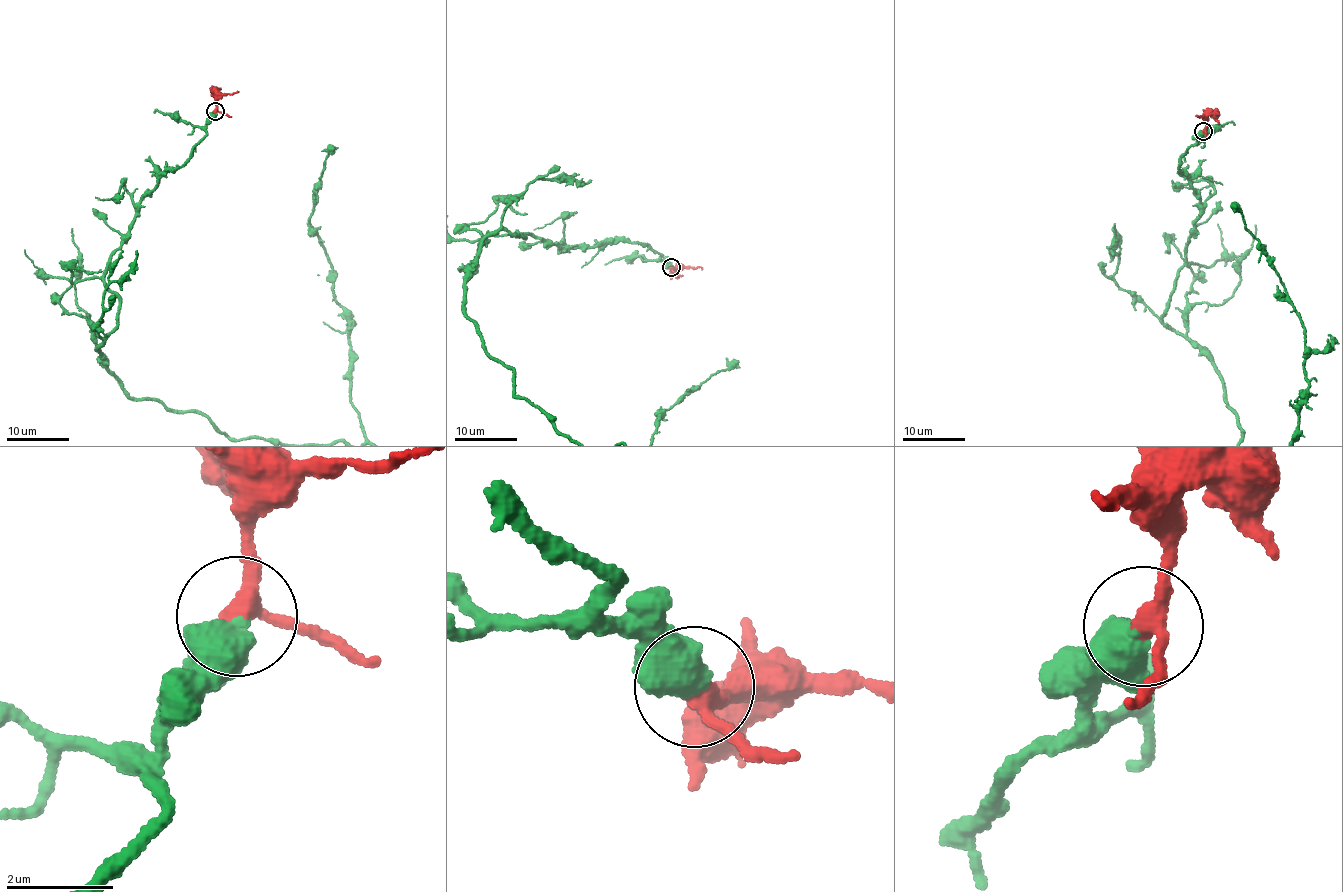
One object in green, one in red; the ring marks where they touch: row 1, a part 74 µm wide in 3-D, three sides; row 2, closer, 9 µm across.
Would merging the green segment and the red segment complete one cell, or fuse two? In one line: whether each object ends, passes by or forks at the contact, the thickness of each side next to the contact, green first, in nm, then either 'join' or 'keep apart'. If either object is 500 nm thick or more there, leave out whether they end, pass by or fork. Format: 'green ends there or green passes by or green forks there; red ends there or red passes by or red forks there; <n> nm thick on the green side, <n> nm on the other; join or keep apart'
600 nm thick on the green side, 320 nm on the other; join

